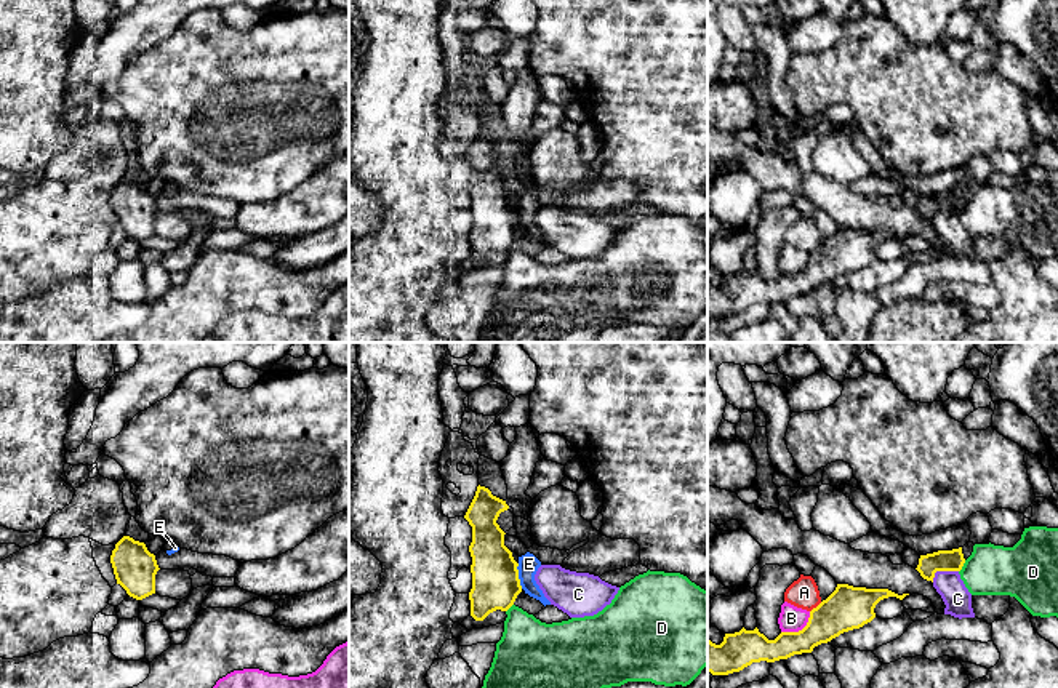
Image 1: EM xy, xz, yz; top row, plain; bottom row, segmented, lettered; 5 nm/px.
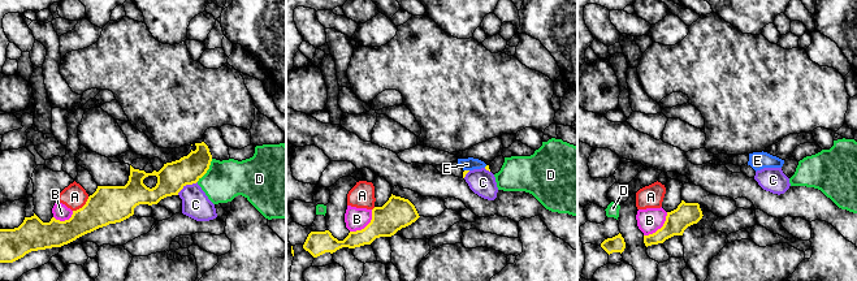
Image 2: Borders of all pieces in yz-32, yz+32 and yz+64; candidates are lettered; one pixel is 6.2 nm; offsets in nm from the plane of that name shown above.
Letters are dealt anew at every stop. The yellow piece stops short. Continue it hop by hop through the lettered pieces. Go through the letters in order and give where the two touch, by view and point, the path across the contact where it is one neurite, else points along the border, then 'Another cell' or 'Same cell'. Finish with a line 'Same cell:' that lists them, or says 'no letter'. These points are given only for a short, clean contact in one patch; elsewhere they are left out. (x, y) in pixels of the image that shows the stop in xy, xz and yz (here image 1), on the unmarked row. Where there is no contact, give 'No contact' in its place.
A: Touches yellow at yz (817, 248). Boundary: yz (821, 244), (810, 253). Another cell
B: Touches yellow at yz (799, 272). Boundary: yz (810, 253), (809, 263), (801, 271), (781, 274). Another cell
C: Touches yellow at yz (941, 212). Boundary: yz (957, 212), (938, 212), (932, 223). Another cell
D: Touches yellow at yz (962, 207). Boundary: yz (965, 202), (959, 213). Another cell
E: Touches yellow at xz (517, 218). Boundary: xz (517, 205), (517, 220), (522, 229). Another cell
Same cell: no letter

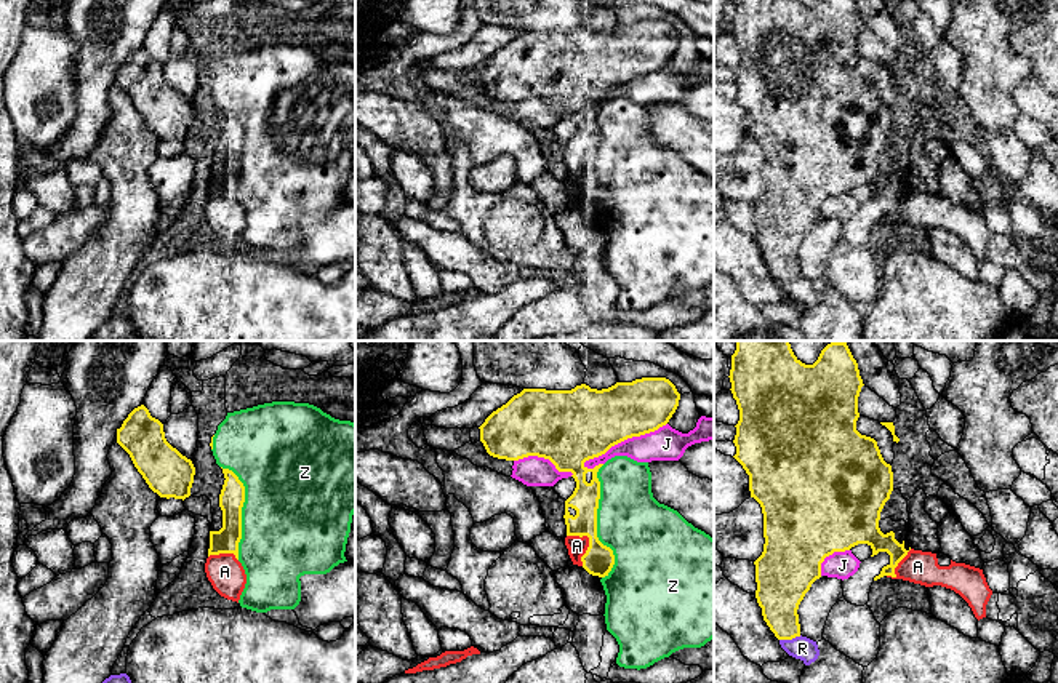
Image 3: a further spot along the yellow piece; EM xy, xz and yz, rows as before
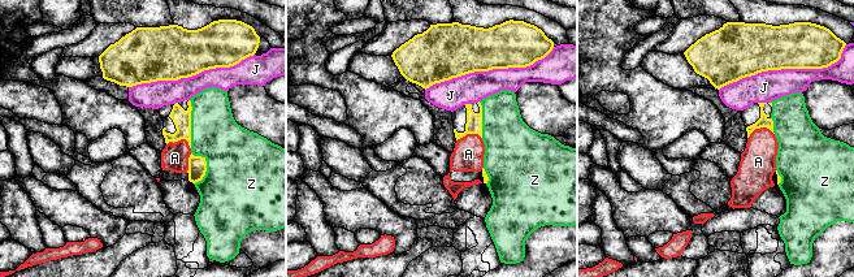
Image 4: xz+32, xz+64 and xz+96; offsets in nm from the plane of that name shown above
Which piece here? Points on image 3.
A: Touches yellow at xz (589, 183). Same cell
J: Touches yellow at xz (623, 82). Another cell
R: Touches yellow at yz (789, 280). Another cell
Z: Touches yellow at xz (596, 163). Another cell
Same cell: A

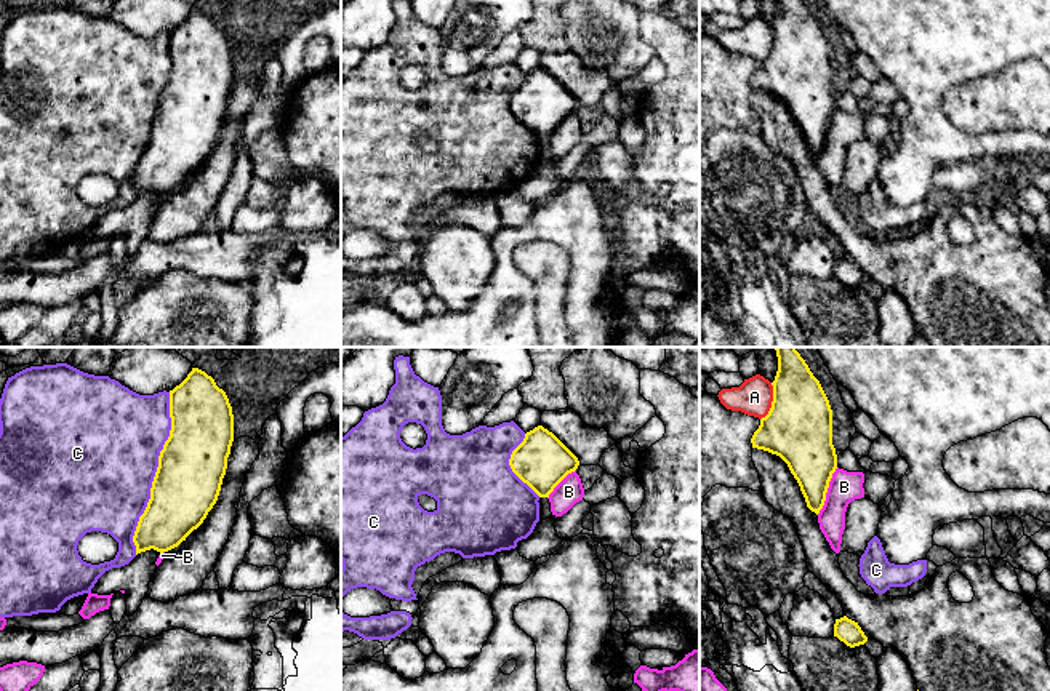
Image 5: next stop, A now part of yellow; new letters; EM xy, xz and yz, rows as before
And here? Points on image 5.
A: Touches yellow at yz (772, 43). Boundary: yz (772, 24), (772, 48), (761, 61). Another cell
B: Touches yellow at yz (826, 133). Same cell
C: Touches yellow at xy (156, 115). Another cell
Same cell: B

